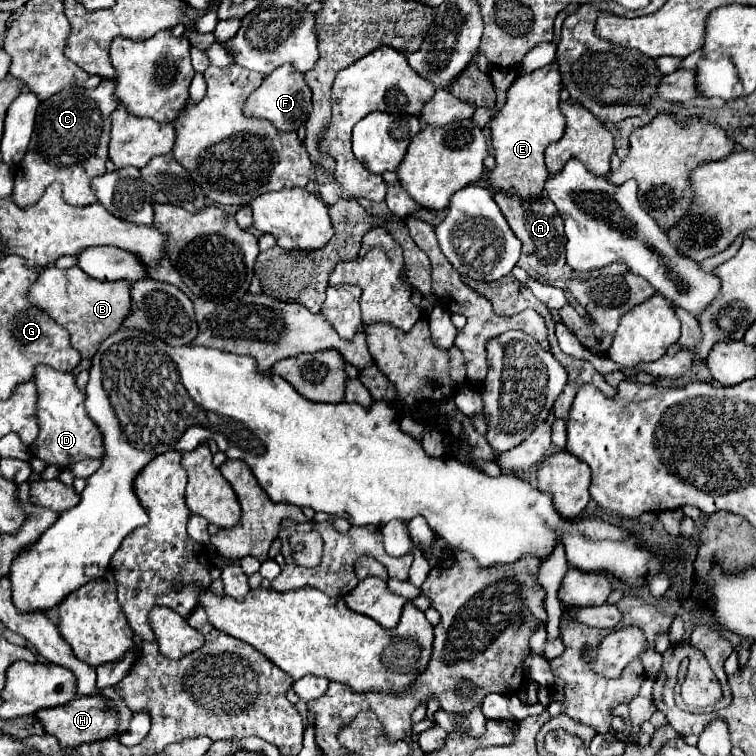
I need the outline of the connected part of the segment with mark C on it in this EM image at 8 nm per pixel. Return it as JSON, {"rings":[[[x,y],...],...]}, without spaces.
{"rings":[[[103,80],[95,90],[69,88],[39,104],[33,136],[21,160],[21,172],[15,176],[13,198],[19,206],[31,206],[37,202],[53,182],[61,184],[63,198],[71,206],[89,206],[97,202],[89,182],[91,178],[105,174],[111,134],[109,114],[119,106],[113,98],[113,90],[115,82]]]}

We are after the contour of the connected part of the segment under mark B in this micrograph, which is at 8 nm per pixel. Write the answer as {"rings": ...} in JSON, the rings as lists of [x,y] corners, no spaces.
{"rings":[[[49,266],[41,270],[37,282],[31,284],[27,298],[33,306],[47,312],[59,326],[69,332],[71,346],[81,354],[81,358],[91,358],[99,344],[121,328],[123,318],[129,314],[129,282],[101,282],[89,278],[79,266],[61,270],[57,266]]]}

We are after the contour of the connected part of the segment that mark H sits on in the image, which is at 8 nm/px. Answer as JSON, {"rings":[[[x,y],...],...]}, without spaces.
{"rings":[[[79,696],[71,700],[69,704],[39,710],[35,712],[35,718],[43,724],[47,734],[53,734],[59,740],[61,748],[69,750],[69,748],[77,748],[87,742],[97,742],[97,740],[113,736],[117,728],[117,714],[113,710],[103,712],[103,704],[105,704],[103,696]]]}

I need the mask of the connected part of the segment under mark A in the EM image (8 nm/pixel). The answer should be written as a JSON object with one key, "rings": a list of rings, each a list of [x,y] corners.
{"rings":[[[495,196],[497,206],[501,208],[503,216],[507,218],[507,224],[511,226],[513,234],[523,242],[521,258],[517,266],[521,266],[531,278],[555,286],[565,288],[565,282],[571,278],[583,278],[583,274],[573,272],[565,262],[565,232],[563,232],[563,220],[555,208],[555,204],[549,198],[541,200],[521,200],[517,196]]]}

